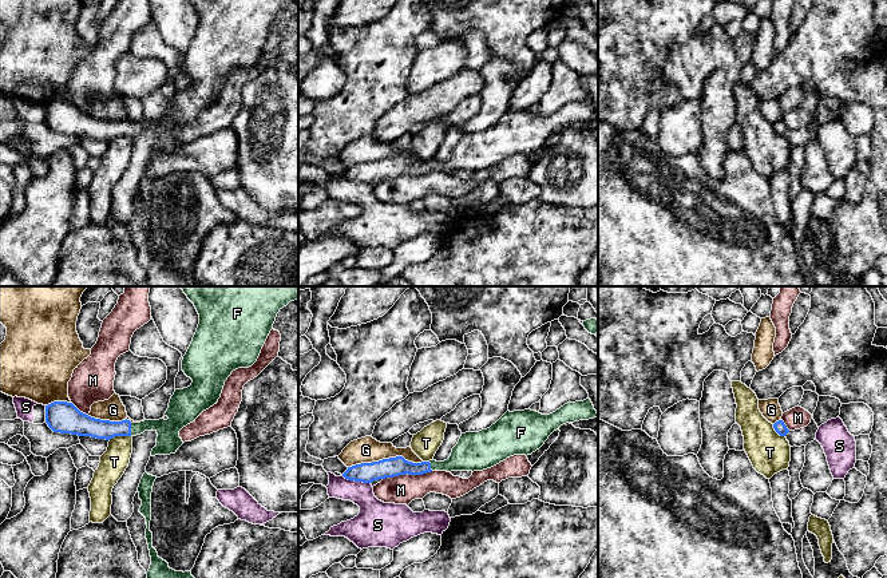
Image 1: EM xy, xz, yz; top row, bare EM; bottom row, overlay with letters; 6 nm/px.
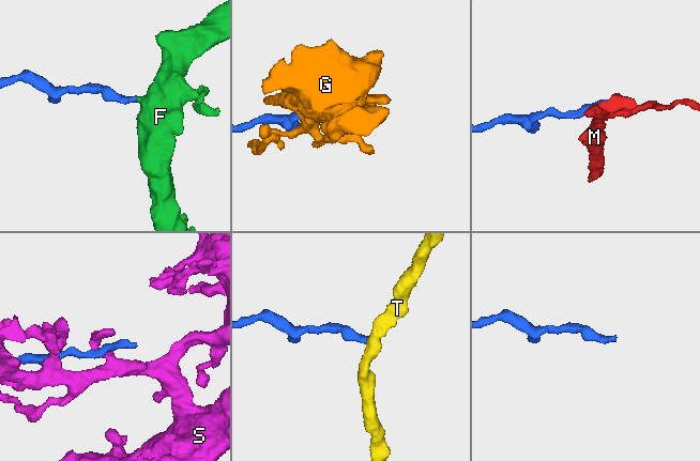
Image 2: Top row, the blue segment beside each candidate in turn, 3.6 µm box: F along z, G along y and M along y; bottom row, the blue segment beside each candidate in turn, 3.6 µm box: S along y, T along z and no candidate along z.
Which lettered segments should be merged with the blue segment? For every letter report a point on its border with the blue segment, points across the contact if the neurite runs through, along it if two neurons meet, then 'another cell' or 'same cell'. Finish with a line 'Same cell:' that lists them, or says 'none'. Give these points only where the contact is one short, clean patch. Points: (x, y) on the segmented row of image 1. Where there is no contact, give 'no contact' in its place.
F: meets blue in xy at (130, 430); runs through xy (88, 426), (130, 430), (155, 426), (167, 442); same cell
G: meets blue in xz at (384, 459); another cell
M: meets blue in xz at (407, 472); another cell
S: meets blue in xz at (356, 480); another cell
T: meets blue in xy at (119, 435); border along xy (130, 435), (115, 435), (109, 439); another cell
Same cell: F

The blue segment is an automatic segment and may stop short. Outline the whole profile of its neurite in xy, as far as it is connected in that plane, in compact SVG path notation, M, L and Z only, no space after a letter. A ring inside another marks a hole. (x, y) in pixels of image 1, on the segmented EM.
M181 286L181 289L194 304L199 324L182 360L182 371L193 383L187 388L175 389L165 413L169 419L140 423L131 423L127 419L100 420L80 412L72 403L54 401L45 405L45 423L54 432L110 440L115 436L136 436L153 429L158 438L151 456L175 454L183 444L179 431L217 404L225 381L233 371L249 368L257 361L277 313L298 298L298 286Z

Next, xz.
M590 399L567 403L550 415L536 411L507 411L495 424L479 432L462 434L444 462L412 463L403 456L361 463L342 474L348 480L372 483L399 475L423 475L431 471L483 471L514 455L531 455L566 423L598 416Z

